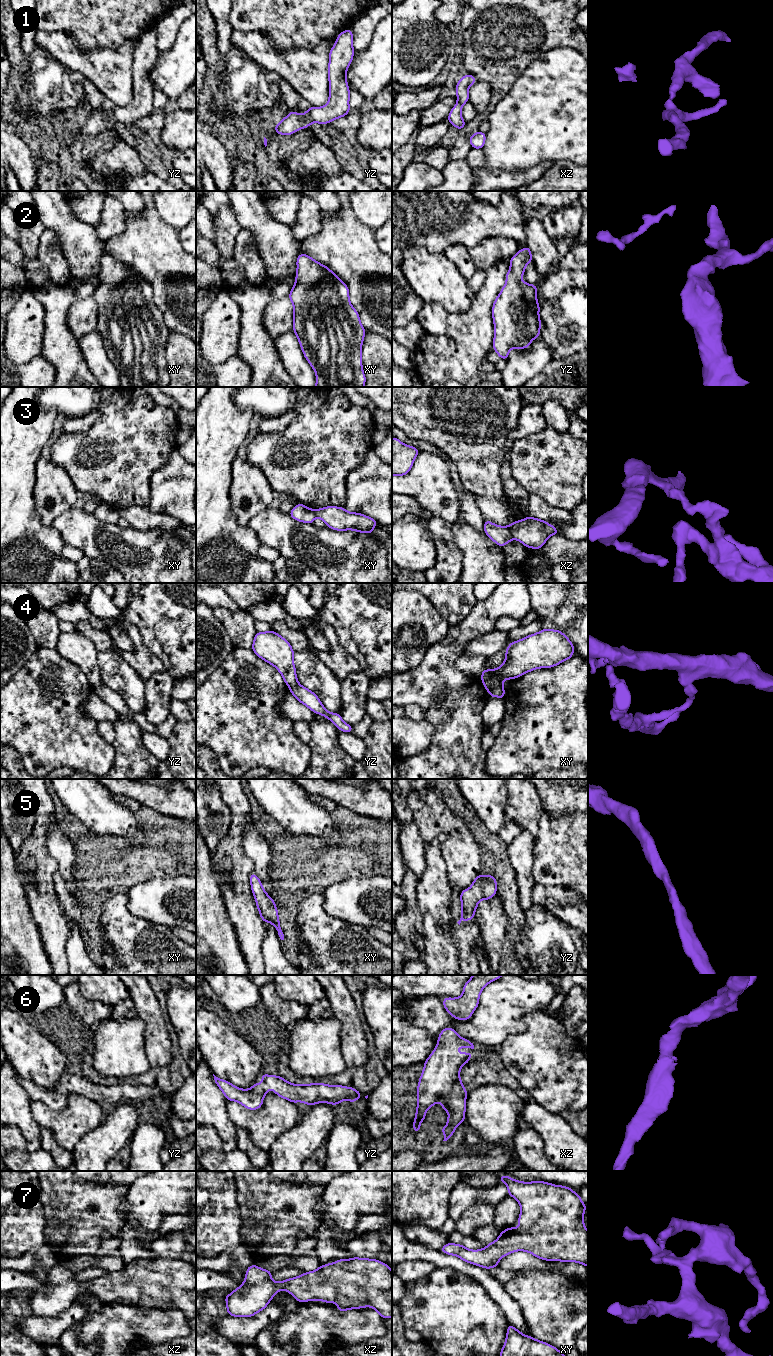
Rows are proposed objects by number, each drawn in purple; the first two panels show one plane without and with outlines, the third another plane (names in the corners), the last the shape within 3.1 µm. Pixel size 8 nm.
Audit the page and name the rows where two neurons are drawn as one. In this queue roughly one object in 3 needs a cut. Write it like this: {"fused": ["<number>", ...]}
{"fused": ["3", "4"]}

